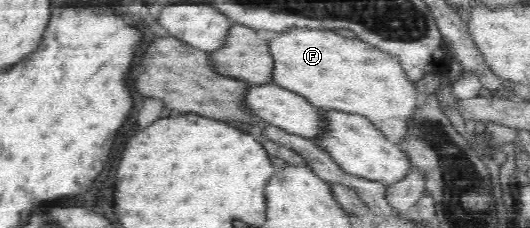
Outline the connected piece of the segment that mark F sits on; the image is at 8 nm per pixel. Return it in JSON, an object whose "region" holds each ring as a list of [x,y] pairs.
{"region":[[[289,29],[288,31],[280,31],[278,37],[275,37],[269,41],[270,53],[274,58],[274,69],[272,83],[278,84],[284,89],[294,90],[295,93],[301,94],[308,101],[312,102],[314,106],[320,106],[324,111],[338,111],[343,113],[352,113],[358,116],[367,117],[370,122],[373,122],[391,142],[400,144],[409,138],[409,125],[416,118],[418,109],[418,101],[416,101],[416,85],[412,83],[412,79],[402,68],[401,60],[398,54],[392,55],[391,53],[382,53],[378,46],[372,47],[360,39],[346,39],[346,37],[340,37],[336,35],[334,31],[326,33],[326,31],[320,31],[320,29]]]}

